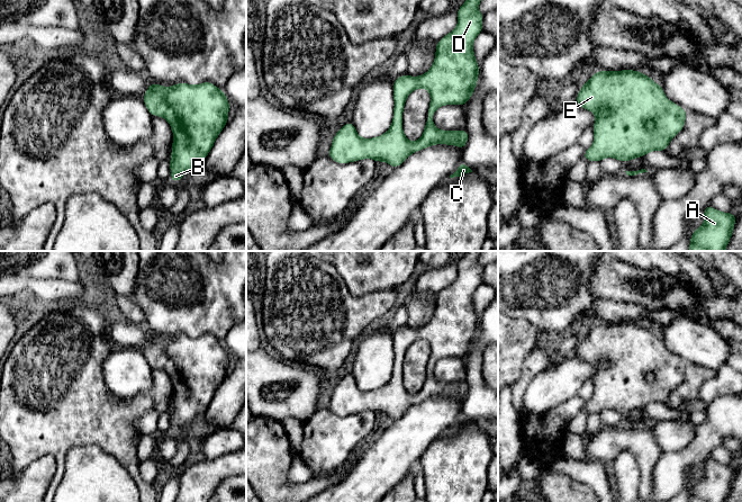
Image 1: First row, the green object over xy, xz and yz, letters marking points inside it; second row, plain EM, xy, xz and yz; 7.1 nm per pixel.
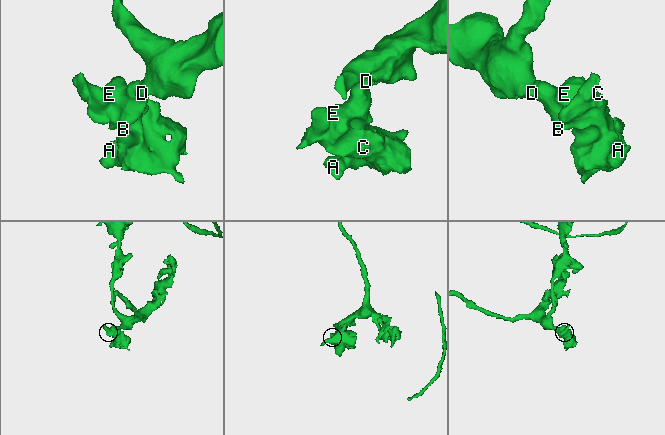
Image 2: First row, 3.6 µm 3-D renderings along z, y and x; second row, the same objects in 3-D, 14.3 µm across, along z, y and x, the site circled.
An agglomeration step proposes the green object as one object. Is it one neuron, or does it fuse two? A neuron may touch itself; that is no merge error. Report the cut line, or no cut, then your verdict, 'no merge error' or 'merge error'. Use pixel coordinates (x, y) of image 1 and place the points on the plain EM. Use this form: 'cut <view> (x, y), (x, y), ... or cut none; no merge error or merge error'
cut none; no merge error

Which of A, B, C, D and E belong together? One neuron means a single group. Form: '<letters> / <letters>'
A B C D E

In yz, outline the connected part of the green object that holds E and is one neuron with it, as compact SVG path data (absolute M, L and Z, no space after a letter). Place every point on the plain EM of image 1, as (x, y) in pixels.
M635 322L594 325L579 341L576 356L596 367L592 397L583 403L586 413L596 414L605 410L628 414L651 403L667 404L670 393L682 383L687 367L686 361L666 349L662 338Z

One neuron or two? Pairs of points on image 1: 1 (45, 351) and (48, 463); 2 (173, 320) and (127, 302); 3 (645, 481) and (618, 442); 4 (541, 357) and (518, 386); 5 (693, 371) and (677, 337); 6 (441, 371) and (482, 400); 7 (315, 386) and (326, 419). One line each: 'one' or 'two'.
1: two
2: two
3: one
4: one
5: two
6: two
7: two

